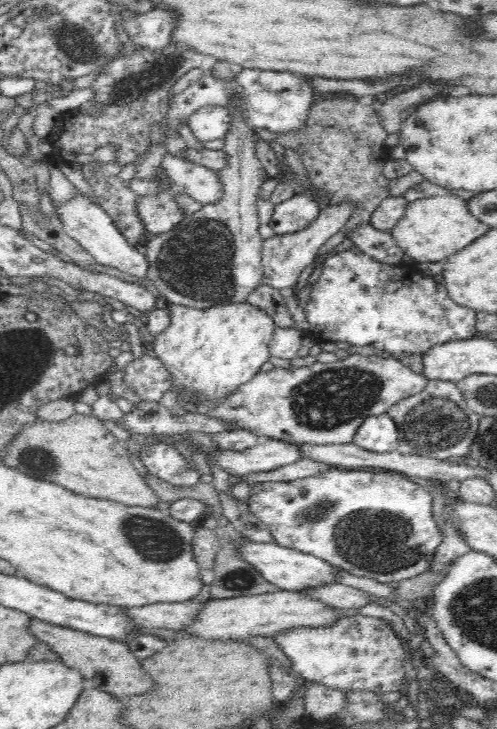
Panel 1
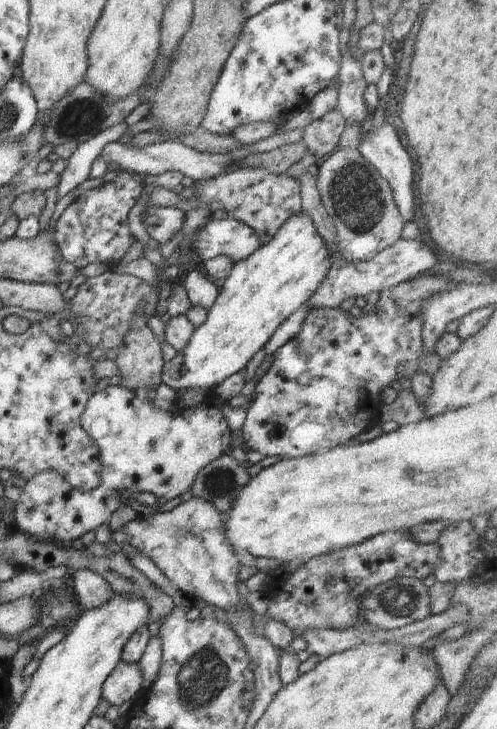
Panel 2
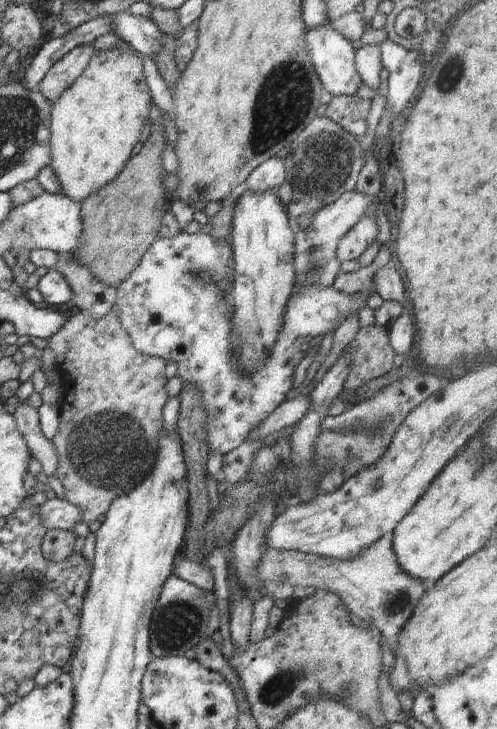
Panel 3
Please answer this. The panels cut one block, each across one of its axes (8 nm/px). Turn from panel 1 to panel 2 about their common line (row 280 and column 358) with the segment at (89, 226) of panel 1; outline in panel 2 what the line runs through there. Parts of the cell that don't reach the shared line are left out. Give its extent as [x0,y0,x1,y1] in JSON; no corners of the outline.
[357,123,414,220]

